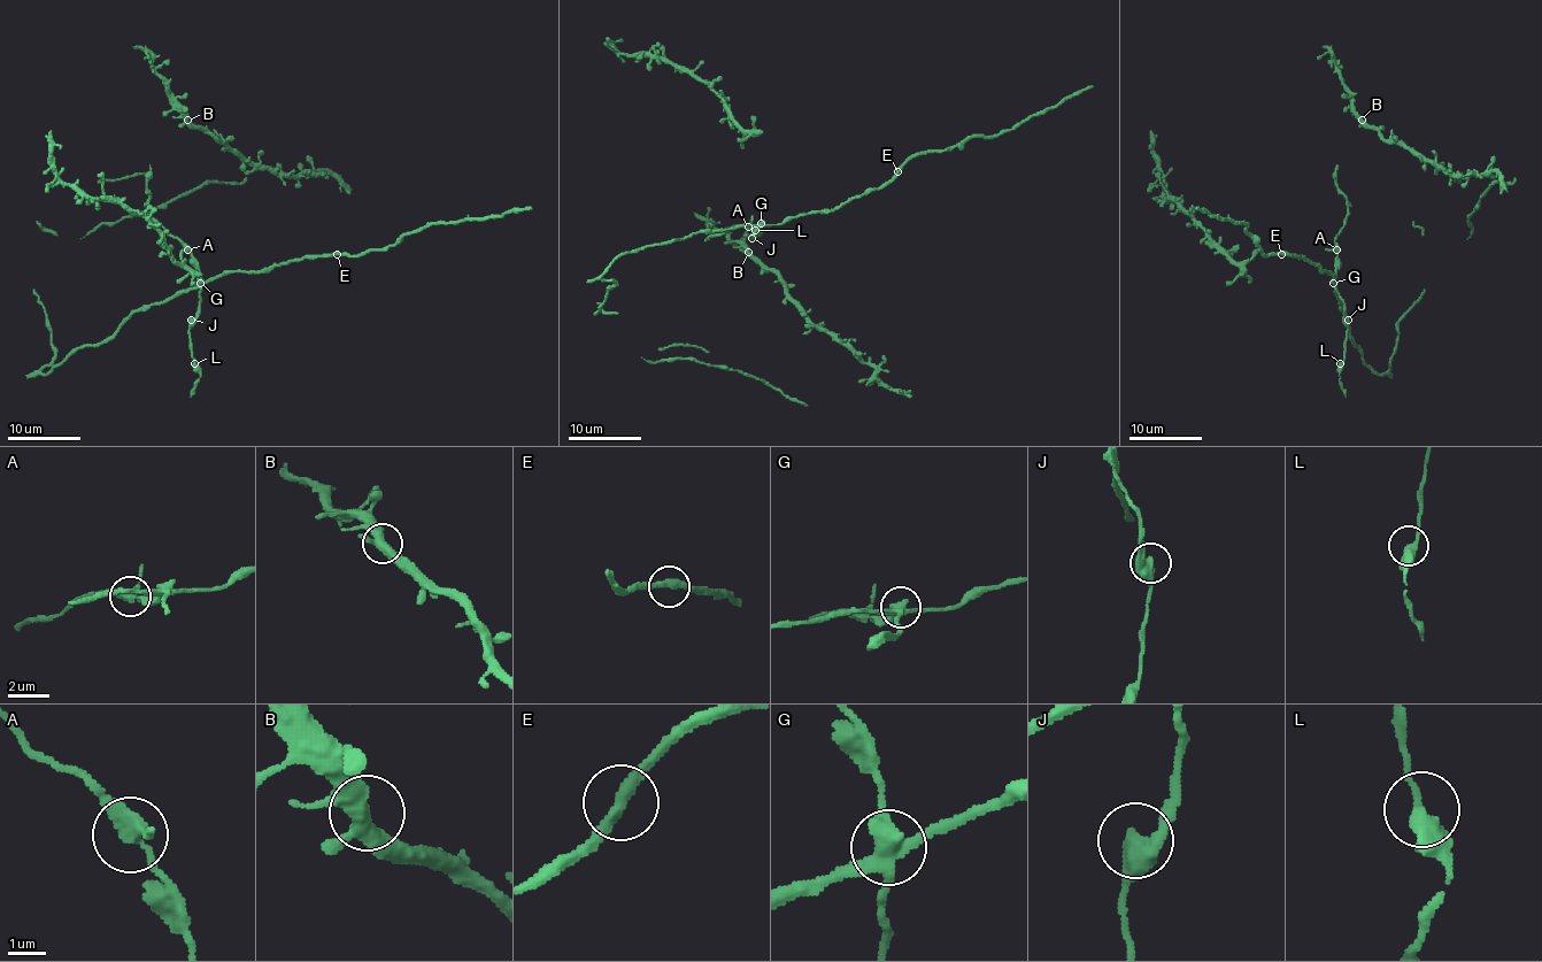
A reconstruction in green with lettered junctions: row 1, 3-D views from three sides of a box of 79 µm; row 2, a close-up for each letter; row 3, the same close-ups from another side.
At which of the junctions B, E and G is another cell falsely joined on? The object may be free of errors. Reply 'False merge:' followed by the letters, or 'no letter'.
False merge: G

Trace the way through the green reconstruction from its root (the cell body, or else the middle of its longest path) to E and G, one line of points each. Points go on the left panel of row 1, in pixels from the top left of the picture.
E: (129, 317), (229, 271), (269, 271), (275, 267), (303, 258), (337, 254)
G: (129, 317), (200, 283)

